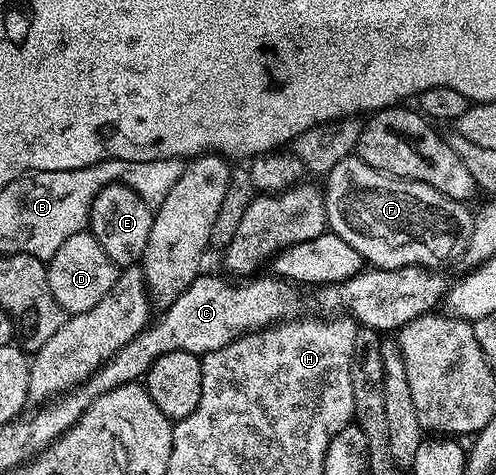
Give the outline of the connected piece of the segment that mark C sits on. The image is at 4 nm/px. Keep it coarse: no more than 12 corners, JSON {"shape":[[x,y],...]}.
{"shape":[[201,273],[85,382],[35,407],[51,446],[158,356],[203,356],[301,313],[275,276]]}

